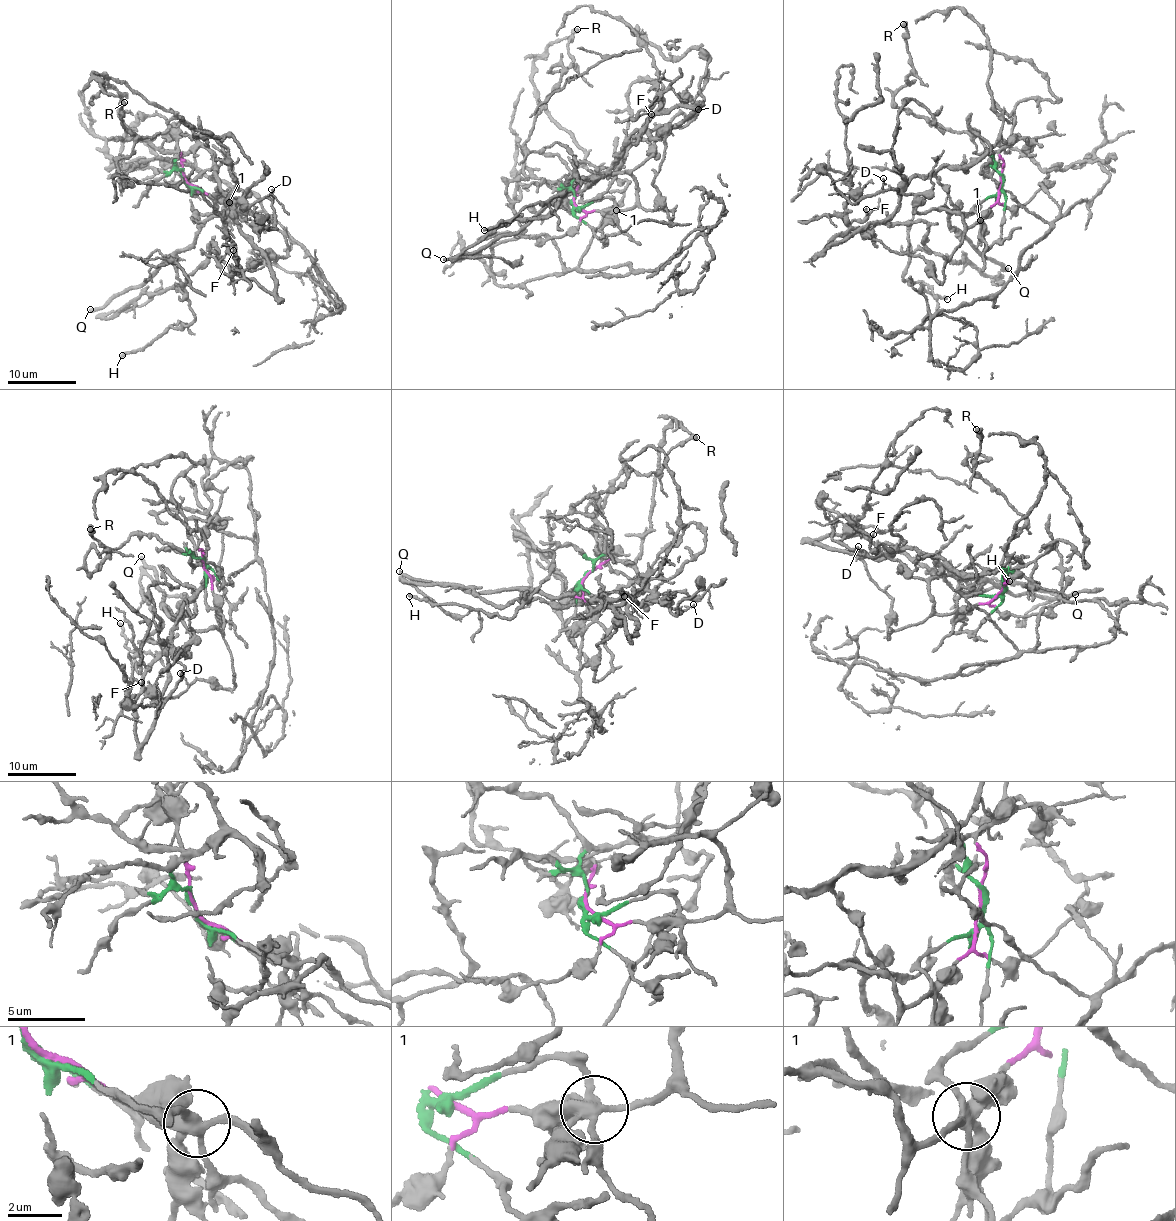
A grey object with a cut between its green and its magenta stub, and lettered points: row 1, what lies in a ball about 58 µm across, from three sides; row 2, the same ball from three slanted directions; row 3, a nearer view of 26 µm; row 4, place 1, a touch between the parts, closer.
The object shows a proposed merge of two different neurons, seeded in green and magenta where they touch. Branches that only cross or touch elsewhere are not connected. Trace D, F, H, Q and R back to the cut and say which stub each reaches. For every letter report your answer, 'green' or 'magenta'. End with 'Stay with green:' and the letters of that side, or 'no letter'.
D: magenta
F: green
H: green
Q: magenta
R: green
Stay with green: F, H, R

